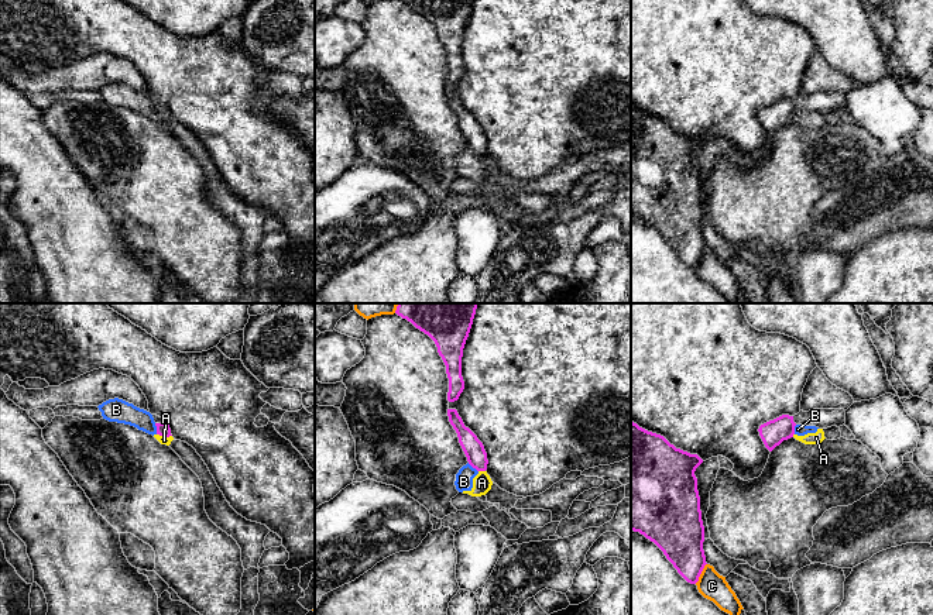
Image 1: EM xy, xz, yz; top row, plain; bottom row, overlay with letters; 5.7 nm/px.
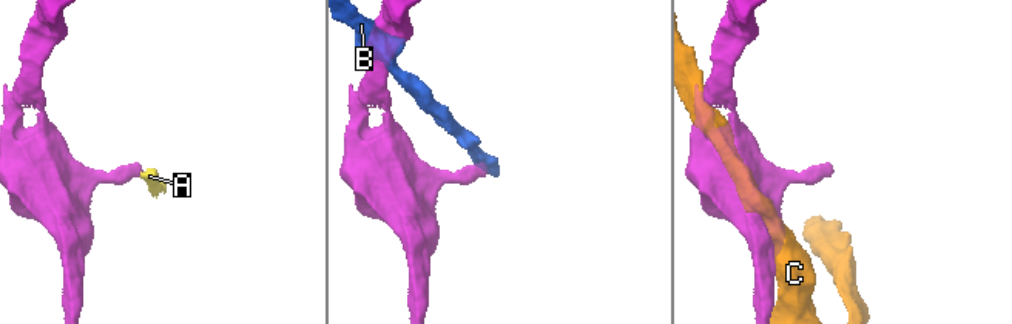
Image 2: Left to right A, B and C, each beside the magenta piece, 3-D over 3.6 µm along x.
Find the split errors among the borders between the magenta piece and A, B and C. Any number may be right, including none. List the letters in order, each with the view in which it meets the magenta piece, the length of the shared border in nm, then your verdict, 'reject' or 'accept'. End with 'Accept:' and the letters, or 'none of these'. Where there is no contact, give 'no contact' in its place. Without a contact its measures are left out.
A: xy | 90 nm | reject
B: xy | 70 nm | reject
C: yz | 140 nm | reject
Accept: none of these

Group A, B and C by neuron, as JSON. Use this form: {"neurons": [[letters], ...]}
{"neurons": [["A", "B"], ["C"]]}

